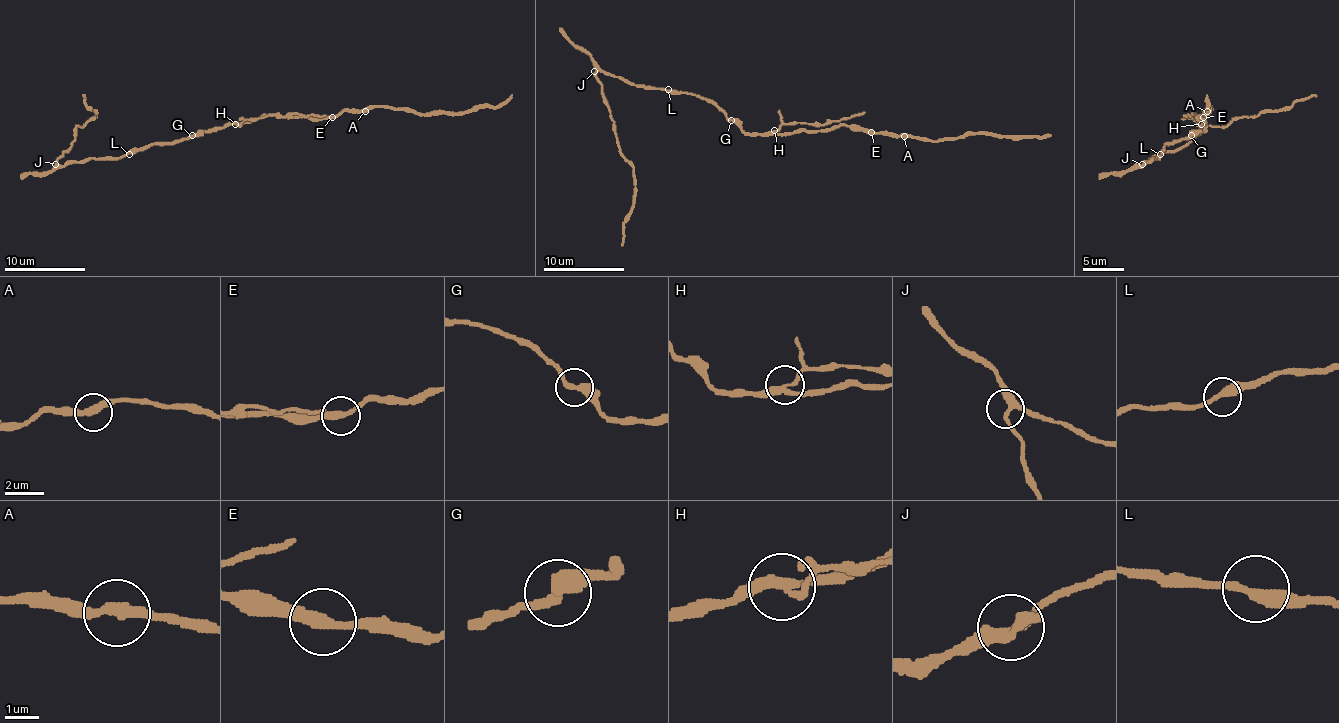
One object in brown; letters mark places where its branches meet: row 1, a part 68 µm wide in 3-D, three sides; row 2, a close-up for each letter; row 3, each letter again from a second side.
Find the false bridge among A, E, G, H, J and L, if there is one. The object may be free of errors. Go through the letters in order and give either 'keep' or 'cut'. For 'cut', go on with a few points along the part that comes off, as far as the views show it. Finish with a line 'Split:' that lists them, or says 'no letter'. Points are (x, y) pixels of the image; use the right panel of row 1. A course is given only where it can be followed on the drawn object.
A: keep
E: keep
G: keep
H: cut; course (1201, 123), (1193, 117), (1193, 113), (1183, 115)
J: keep
L: keep
Split: H

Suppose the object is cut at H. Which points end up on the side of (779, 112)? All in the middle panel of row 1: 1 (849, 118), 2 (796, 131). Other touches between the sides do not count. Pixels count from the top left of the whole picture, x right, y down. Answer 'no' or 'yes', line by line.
1: yes
2: no

